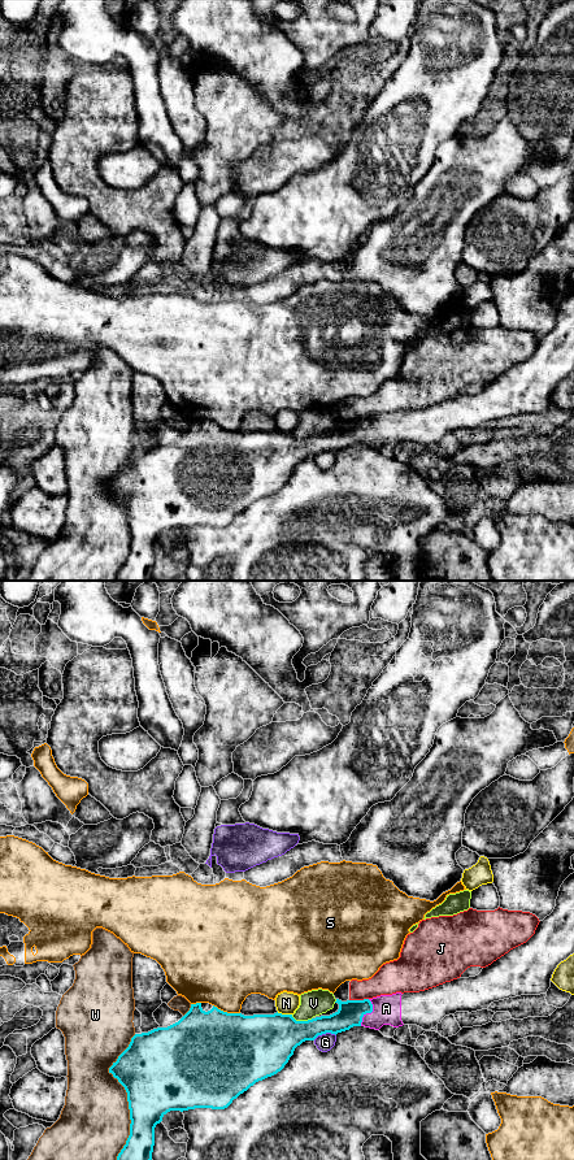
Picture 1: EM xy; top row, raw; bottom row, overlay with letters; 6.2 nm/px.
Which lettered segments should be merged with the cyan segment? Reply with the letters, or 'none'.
A

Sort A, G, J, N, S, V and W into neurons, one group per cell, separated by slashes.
A / G / J / N / S / V / W

